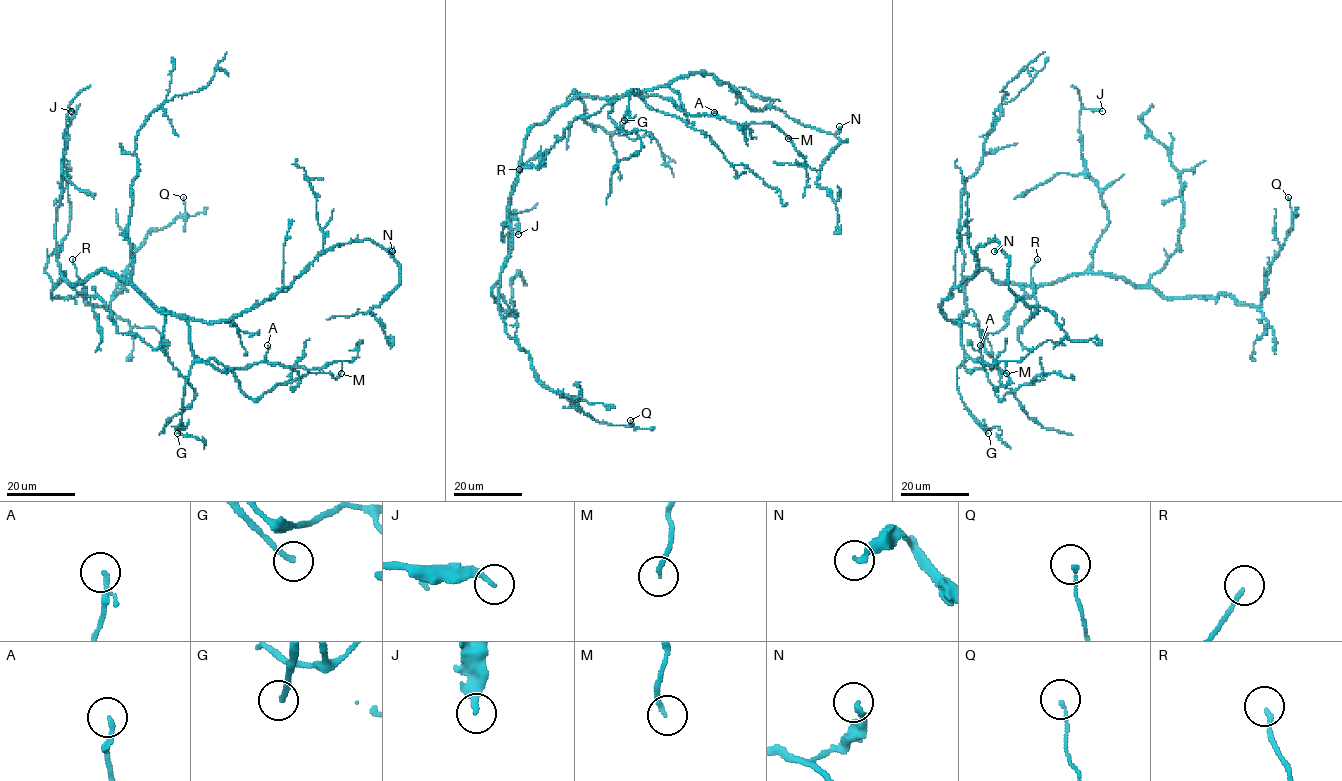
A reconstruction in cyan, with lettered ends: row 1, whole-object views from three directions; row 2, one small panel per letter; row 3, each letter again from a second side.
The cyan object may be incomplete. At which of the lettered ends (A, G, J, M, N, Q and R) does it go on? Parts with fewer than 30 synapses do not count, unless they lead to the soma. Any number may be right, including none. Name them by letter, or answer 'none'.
G

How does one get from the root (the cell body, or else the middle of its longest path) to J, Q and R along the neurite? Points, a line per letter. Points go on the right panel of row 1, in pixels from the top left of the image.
J: (971, 279), (986, 269), (995, 282), (1042, 284), (1088, 268), (1108, 211), (1082, 157), (1080, 114), (1102, 111)
Q: (971, 279), (985, 269), (1023, 284), (1097, 273), (1259, 308), (1293, 227), (1288, 197)
R: (971, 279), (986, 269), (995, 282), (1033, 285), (1036, 293), (1031, 267), (1037, 259)

